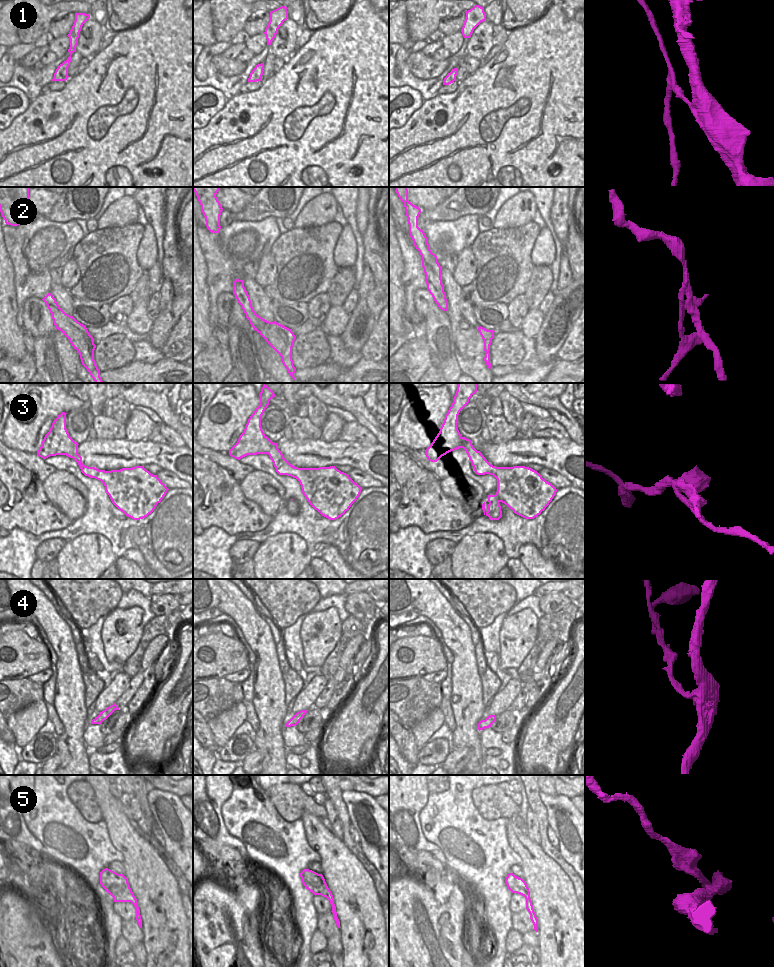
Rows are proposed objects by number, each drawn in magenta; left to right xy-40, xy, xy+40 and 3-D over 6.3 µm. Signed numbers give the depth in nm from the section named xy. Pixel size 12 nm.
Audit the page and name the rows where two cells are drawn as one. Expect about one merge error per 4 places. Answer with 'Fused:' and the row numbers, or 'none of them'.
Fused: 1, 2.

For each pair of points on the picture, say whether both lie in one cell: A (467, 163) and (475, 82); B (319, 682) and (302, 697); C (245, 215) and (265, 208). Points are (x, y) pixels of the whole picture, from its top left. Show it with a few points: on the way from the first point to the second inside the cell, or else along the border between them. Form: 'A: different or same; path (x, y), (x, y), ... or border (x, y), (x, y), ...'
A: same; path (500, 141), (532, 109), (529, 96), (508, 95)
B: same; path (315, 686), (306, 695)
C: same; path (250, 213), (260, 208)

